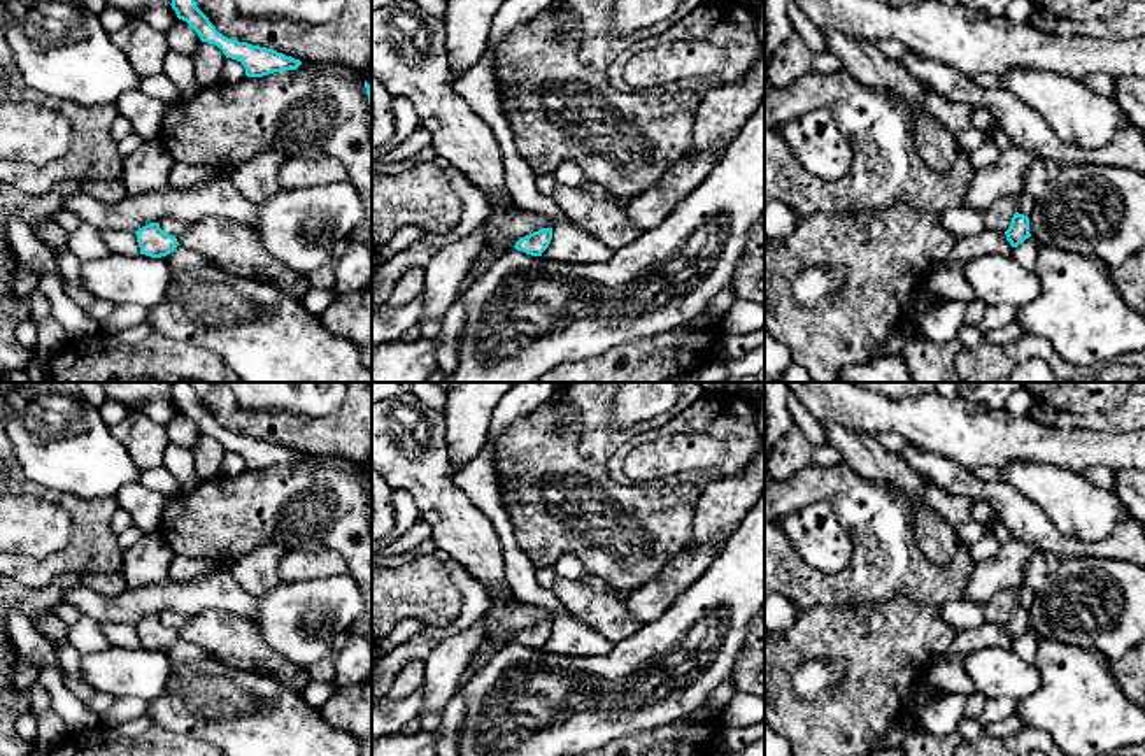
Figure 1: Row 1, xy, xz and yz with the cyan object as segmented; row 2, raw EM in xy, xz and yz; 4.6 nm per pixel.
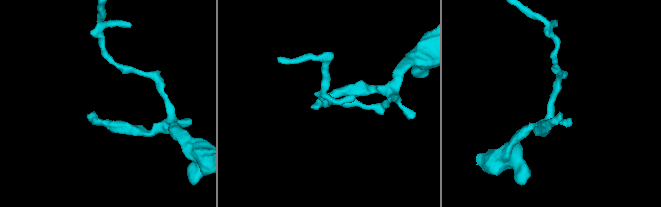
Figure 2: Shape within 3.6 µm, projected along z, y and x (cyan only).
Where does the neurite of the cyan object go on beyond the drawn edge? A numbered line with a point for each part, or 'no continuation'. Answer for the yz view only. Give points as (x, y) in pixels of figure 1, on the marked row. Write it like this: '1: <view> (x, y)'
1: yz (1024, 202)

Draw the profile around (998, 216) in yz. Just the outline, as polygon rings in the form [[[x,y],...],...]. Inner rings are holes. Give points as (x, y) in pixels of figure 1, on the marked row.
[[[1010,195],[998,198],[982,212],[985,230],[1005,233],[1012,223],[1013,214],[1015,196]]]

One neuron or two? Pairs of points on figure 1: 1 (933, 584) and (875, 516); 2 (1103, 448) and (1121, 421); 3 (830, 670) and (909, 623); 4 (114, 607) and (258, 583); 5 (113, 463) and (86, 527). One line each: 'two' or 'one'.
1: one
2: two
3: two
4: two
5: two

